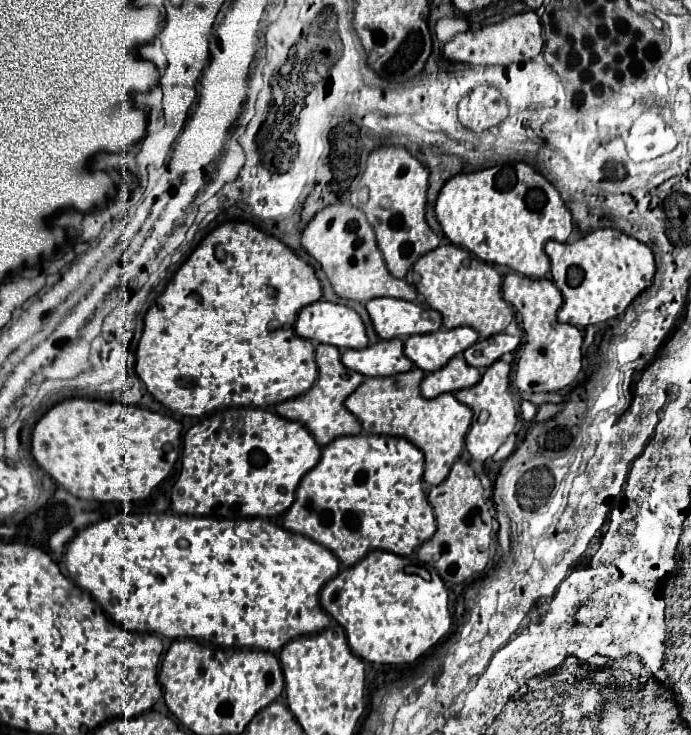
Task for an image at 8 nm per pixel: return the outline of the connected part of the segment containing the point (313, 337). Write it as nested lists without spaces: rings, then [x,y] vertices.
[[[319,300],[305,306],[295,322],[297,336],[315,344],[331,344],[339,350],[365,348],[367,334],[359,314],[347,306]]]

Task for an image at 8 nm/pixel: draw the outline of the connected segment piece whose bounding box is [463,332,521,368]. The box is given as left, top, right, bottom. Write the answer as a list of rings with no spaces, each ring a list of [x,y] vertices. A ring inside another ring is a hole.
[[[501,332],[501,334],[495,334],[491,338],[479,340],[477,344],[473,344],[473,348],[467,348],[463,352],[463,356],[465,356],[469,366],[487,368],[493,362],[497,362],[503,354],[515,352],[519,346],[519,340],[521,340],[519,336],[509,336],[509,334]]]

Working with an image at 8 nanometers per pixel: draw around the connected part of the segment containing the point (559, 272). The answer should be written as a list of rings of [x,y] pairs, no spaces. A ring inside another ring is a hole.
[[[611,228],[595,230],[571,244],[547,242],[545,252],[551,260],[551,278],[563,294],[563,306],[559,308],[557,320],[577,328],[623,314],[625,308],[653,284],[655,258],[651,248]]]

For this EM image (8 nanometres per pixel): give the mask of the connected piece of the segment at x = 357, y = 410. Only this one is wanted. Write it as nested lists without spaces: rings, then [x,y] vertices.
[[[413,368],[407,374],[391,378],[365,378],[363,384],[347,398],[345,406],[359,418],[367,434],[401,436],[413,442],[425,454],[425,476],[429,486],[441,484],[453,462],[459,458],[465,446],[465,434],[471,426],[471,408],[457,402],[455,396],[437,396],[437,400],[425,400],[419,392],[419,384],[425,372]]]

